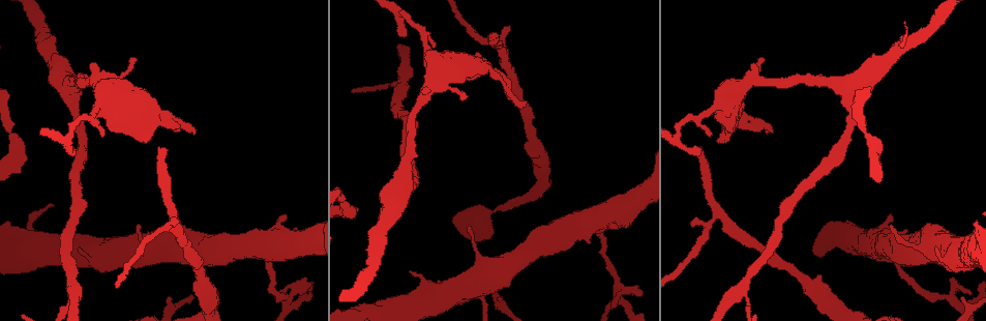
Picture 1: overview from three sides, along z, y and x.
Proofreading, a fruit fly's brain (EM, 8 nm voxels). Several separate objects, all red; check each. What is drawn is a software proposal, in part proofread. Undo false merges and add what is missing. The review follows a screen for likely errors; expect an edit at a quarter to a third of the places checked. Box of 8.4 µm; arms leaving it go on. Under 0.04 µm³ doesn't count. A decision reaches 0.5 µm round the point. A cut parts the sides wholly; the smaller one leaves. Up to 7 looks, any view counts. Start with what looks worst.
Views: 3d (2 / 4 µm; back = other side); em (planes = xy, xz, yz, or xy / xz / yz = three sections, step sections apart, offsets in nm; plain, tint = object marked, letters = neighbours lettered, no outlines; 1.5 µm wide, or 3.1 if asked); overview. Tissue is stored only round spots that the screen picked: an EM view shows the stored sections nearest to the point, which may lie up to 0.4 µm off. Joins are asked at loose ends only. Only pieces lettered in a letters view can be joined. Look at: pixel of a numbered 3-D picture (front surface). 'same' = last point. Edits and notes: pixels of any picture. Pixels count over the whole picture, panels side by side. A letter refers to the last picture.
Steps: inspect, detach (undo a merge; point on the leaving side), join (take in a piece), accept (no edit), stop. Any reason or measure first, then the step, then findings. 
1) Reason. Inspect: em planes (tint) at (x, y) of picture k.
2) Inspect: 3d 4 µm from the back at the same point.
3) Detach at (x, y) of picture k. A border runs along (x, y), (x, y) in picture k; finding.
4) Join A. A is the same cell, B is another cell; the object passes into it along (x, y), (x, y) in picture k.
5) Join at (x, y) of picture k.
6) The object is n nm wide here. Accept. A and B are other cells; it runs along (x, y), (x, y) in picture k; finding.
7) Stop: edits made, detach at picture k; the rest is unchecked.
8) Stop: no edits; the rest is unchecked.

An open end. Inspect: 3d 2 µm at (496, 33) of picture 1.

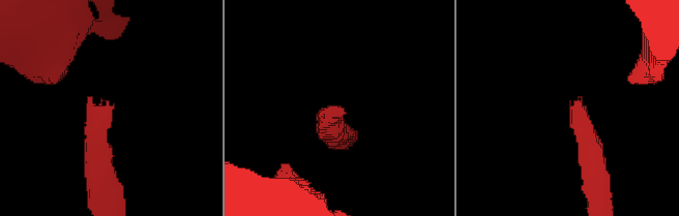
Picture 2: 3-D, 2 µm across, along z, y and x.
Now the EM. Inspect: em yz step 8 (letters) at (575, 104) of picture 2.

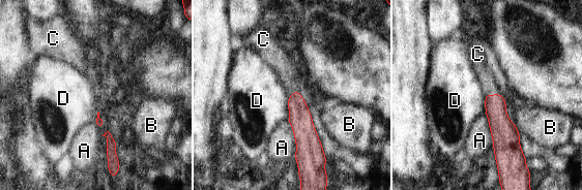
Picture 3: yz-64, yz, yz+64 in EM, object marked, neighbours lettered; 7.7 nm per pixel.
Cut it another way. Inspect: em planes (letters) at the same point.

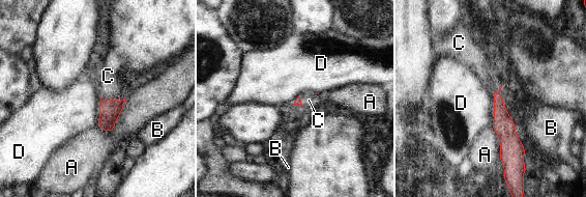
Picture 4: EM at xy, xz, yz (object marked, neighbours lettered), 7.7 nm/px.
Join C. C is the same cell, A, B and D are other cells; the neuron continues.

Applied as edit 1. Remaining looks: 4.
Inspect: overview.

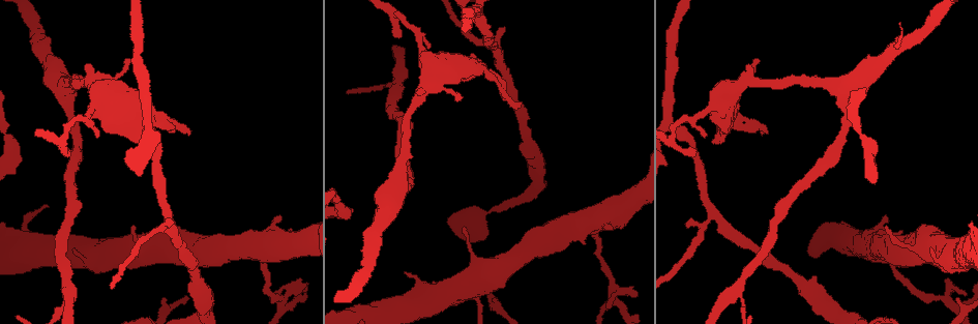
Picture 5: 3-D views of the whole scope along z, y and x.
Free end. Inspect: 3d 2 µm at (462, 228) of picture 5.

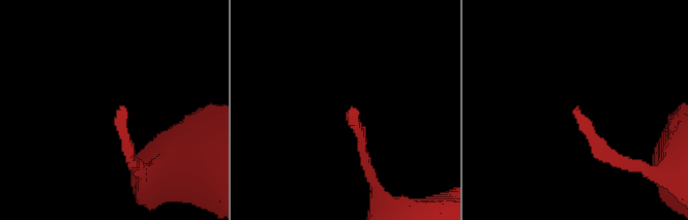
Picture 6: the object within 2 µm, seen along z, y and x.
Now the EM. Inspect: em planes (letters) at (578, 108) of picture 6.

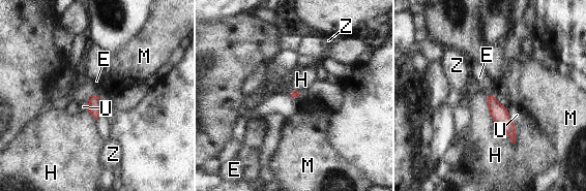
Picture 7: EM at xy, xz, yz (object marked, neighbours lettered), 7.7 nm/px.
Accept. E, H, M, U and Z are other cells; a border runs along (487, 96), (492, 118), (514, 144) in picture 7; none of them fits.

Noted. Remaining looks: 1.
Stop: edits made, join at picture 4; the rest is unchecked.

